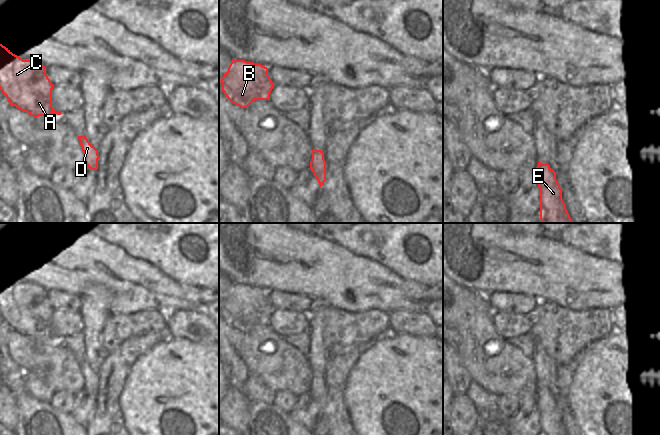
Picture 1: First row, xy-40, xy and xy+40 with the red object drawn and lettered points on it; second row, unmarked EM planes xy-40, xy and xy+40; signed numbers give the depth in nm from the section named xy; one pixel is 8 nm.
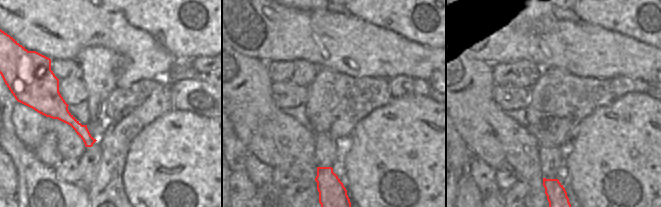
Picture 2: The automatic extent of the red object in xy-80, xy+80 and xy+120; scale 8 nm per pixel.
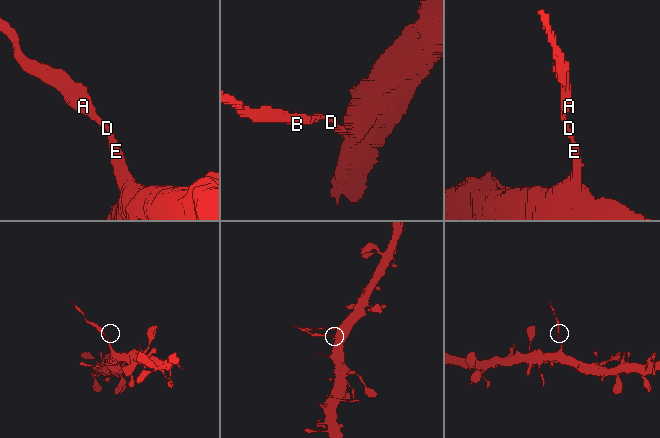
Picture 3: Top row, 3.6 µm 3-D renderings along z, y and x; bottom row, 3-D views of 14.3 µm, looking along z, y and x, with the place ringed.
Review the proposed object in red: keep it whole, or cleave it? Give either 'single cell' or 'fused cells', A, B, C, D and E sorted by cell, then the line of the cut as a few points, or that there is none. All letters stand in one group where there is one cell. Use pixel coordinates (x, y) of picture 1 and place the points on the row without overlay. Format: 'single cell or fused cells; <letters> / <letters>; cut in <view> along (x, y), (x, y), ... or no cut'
fused cells; A B C D / E; cut in xy+40 along (549, 391), (544, 391), (536, 396)

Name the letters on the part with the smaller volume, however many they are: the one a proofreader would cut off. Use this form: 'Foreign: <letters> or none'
Foreign: A, B, C, D

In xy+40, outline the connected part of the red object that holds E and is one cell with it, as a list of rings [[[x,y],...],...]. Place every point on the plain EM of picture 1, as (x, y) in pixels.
[[[543,392],[541,396],[536,396],[536,405],[540,413],[540,435],[567,435],[553,393]]]

